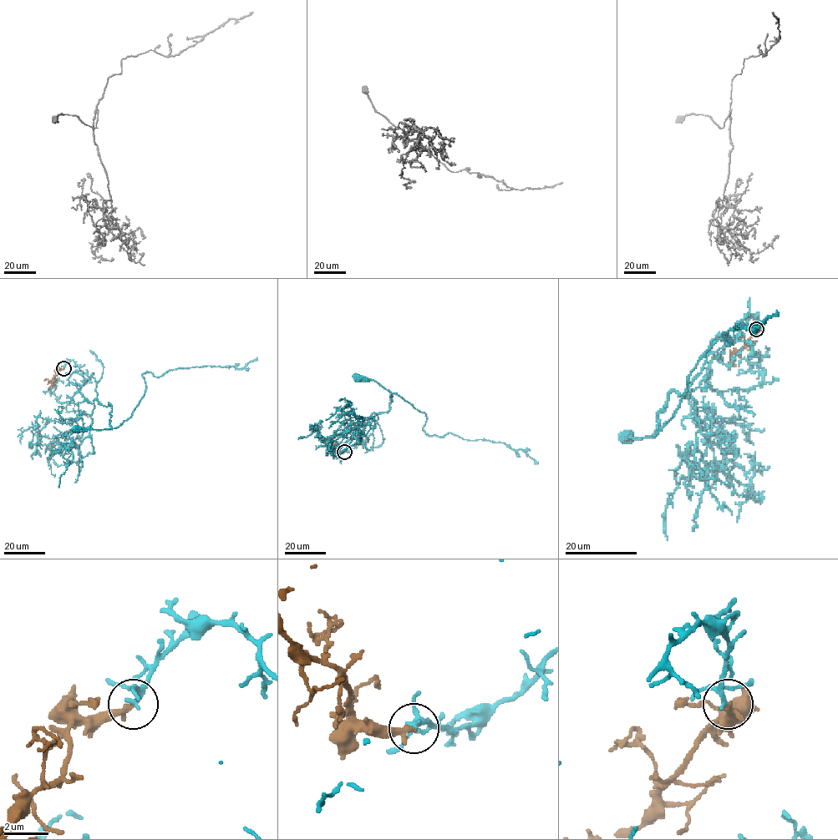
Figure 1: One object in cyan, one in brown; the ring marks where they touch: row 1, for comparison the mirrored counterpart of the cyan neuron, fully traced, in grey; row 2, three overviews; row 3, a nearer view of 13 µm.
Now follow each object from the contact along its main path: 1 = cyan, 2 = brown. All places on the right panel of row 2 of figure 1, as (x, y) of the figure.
1: (756, 329), (752, 316), (728, 345), (716, 339), (686, 396), (672, 391), (658, 414), (653, 436), (627, 436)
2: (756, 329), (741, 349), (733, 353), (734, 348), (731, 352)

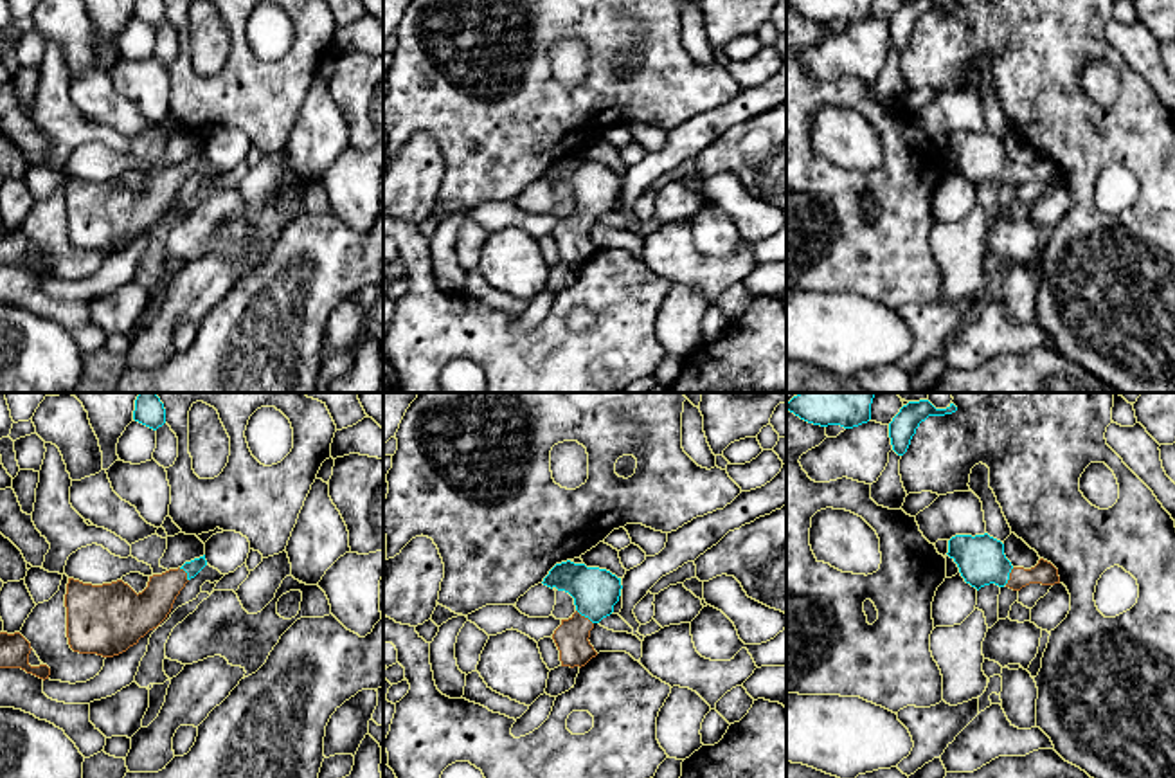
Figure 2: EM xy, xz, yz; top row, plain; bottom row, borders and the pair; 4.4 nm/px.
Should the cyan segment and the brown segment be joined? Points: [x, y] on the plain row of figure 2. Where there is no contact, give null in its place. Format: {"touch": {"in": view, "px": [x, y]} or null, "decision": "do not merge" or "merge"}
{"touch": {"in": "xz", "px": [585, 213]}, "decision": "merge"}

